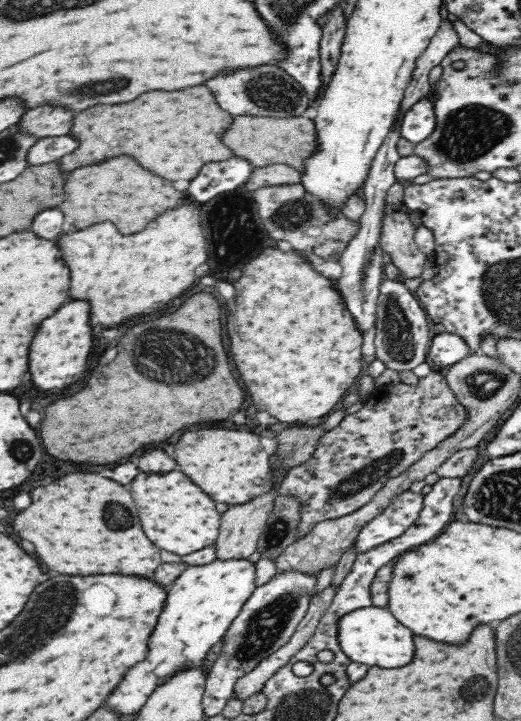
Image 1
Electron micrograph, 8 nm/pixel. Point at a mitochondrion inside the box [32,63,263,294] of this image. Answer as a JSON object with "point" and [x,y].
{"point":[112,86]}

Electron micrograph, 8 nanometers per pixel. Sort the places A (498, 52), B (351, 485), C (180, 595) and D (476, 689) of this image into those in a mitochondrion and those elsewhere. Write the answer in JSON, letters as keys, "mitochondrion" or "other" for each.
{"A":"other","B":"mitochondrion","C":"other","D":"mitochondrion"}

